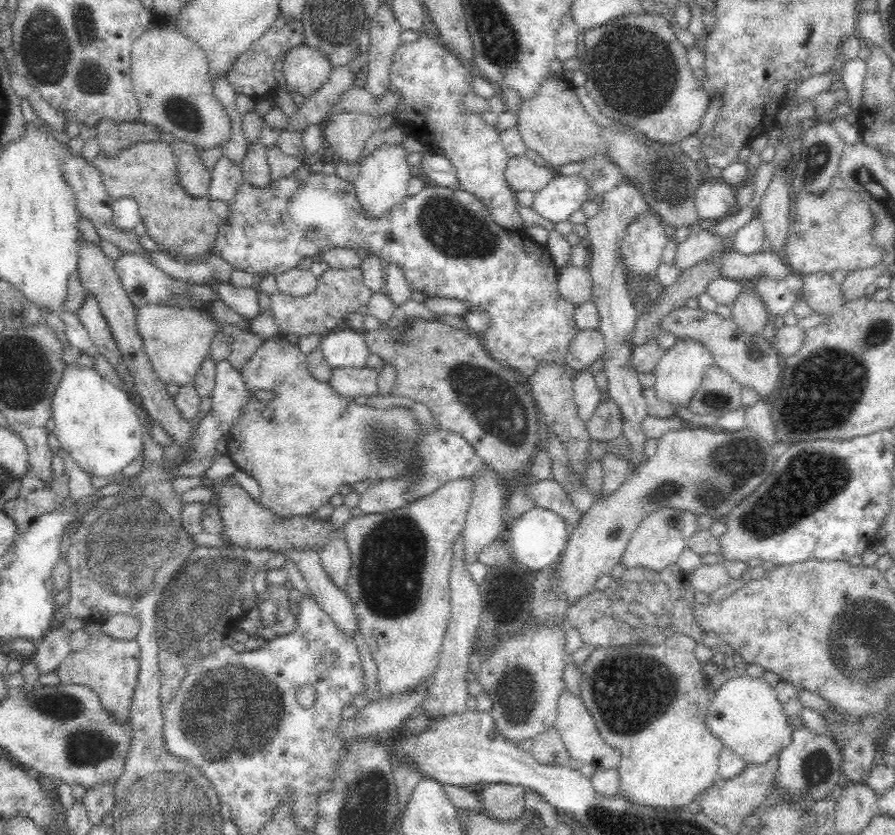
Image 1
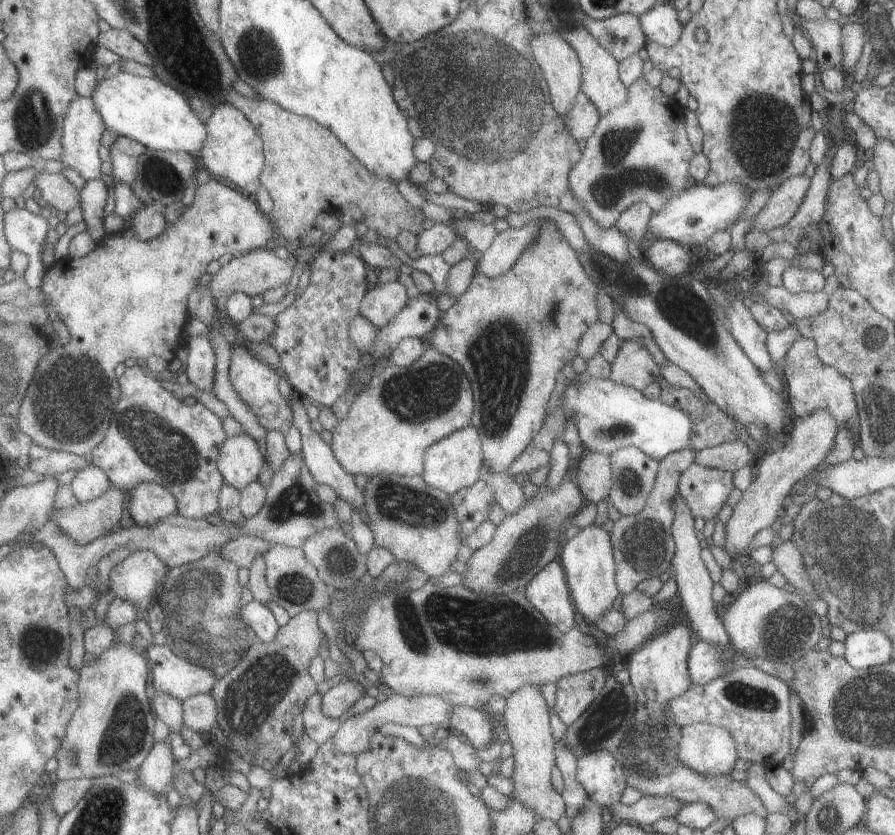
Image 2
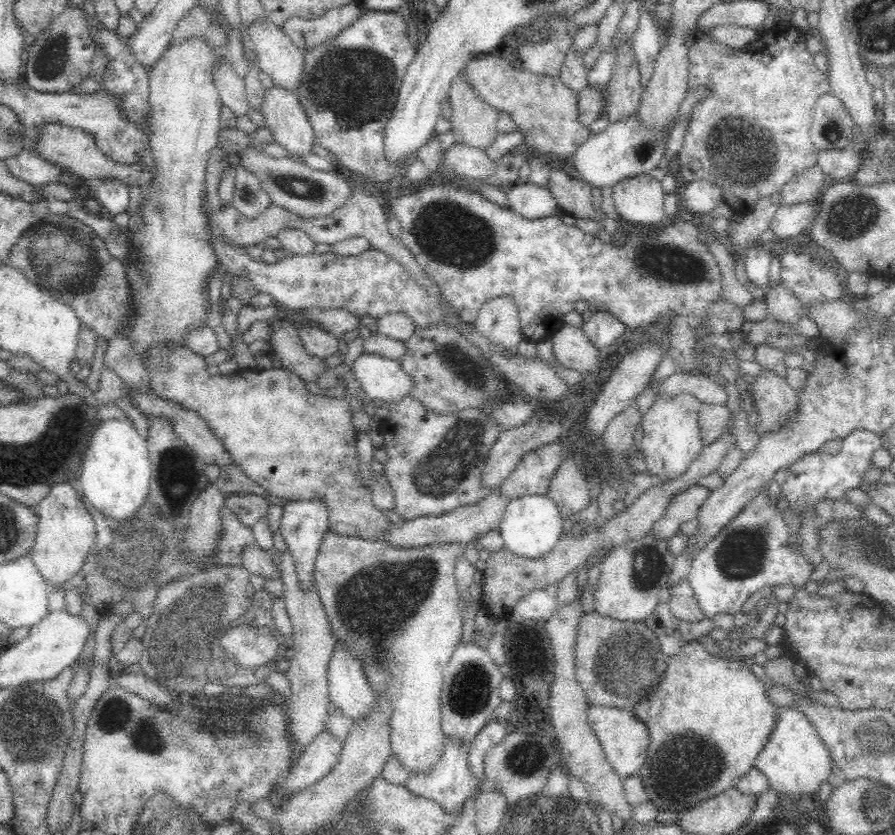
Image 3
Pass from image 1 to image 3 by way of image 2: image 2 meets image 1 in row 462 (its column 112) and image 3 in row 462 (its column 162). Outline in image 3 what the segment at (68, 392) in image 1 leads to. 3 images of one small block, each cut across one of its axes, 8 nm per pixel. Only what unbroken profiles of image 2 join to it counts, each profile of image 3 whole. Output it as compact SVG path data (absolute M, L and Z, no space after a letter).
M130 418L97 420L88 440L78 475L79 490L84 501L94 505L107 518L128 520L149 494L151 465L145 436L136 430Z

